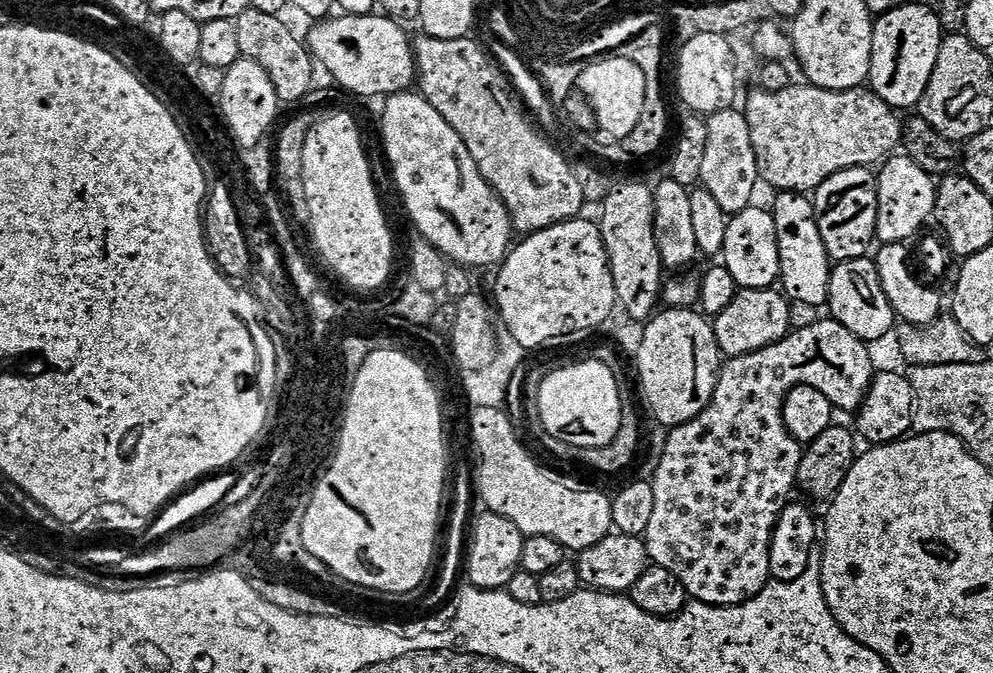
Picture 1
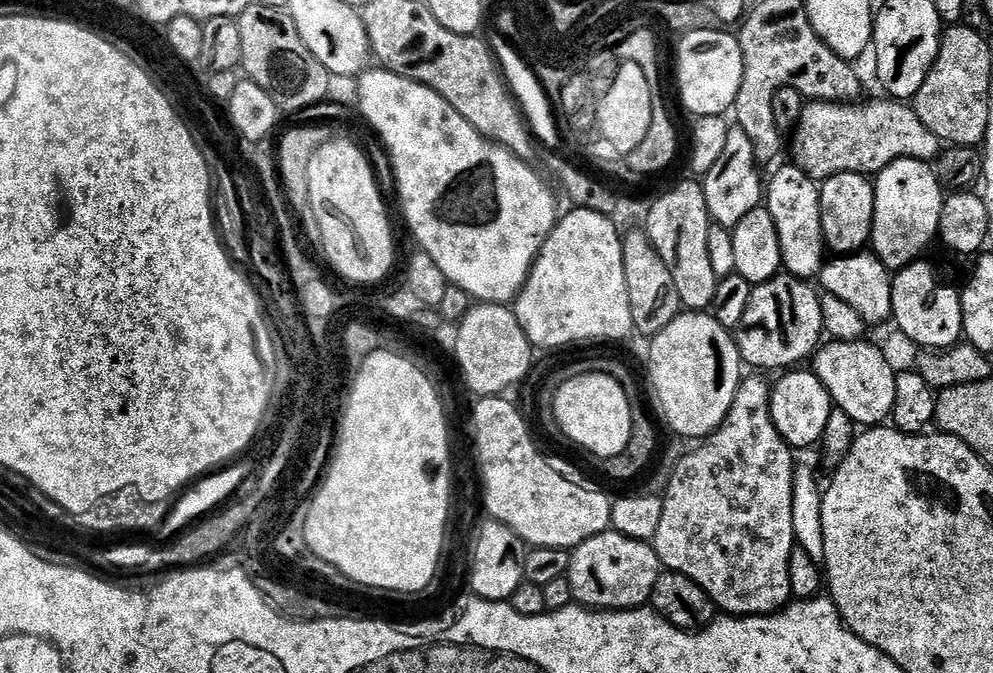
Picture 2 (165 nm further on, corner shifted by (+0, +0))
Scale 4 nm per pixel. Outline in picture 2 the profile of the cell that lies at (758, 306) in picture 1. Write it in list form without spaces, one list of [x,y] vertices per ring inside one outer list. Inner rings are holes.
[[[780,274],[777,275],[775,280],[769,280],[766,284],[757,284],[751,289],[752,291],[752,301],[748,304],[748,313],[745,311],[742,316],[742,324],[748,327],[741,336],[738,336],[738,343],[740,346],[740,351],[742,353],[743,359],[747,361],[749,365],[752,364],[756,368],[780,368],[779,370],[792,370],[797,366],[803,365],[800,364],[803,360],[811,361],[815,357],[818,349],[821,347],[822,339],[825,335],[824,326],[823,326],[823,314],[821,312],[822,300],[819,300],[816,297],[816,292],[812,288],[807,288],[805,281],[803,279],[797,278],[791,274]]]

